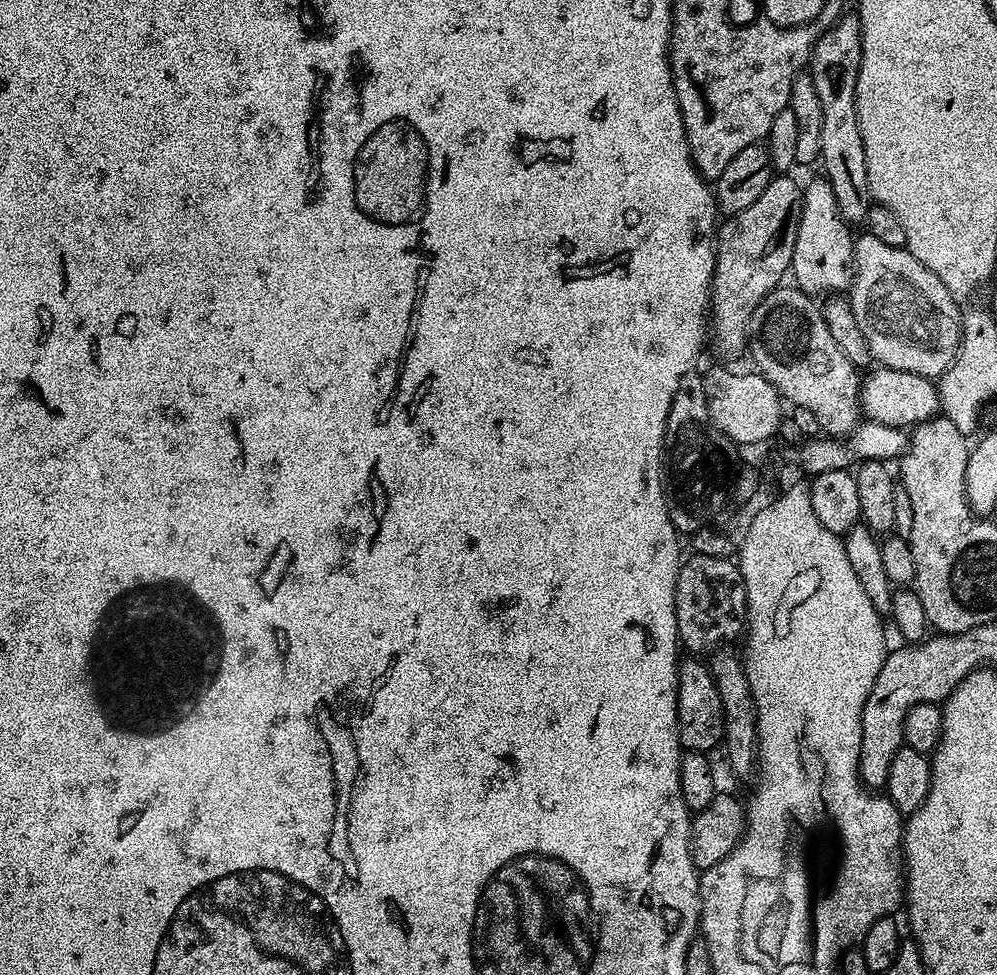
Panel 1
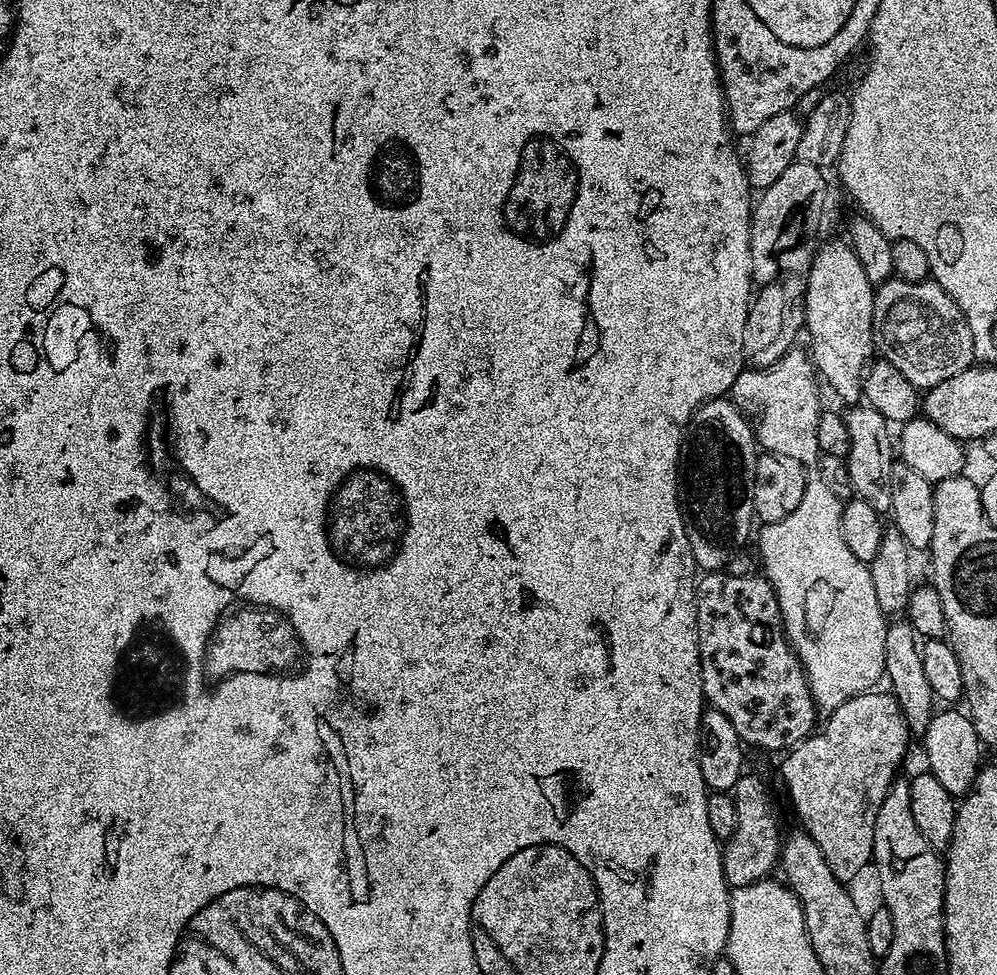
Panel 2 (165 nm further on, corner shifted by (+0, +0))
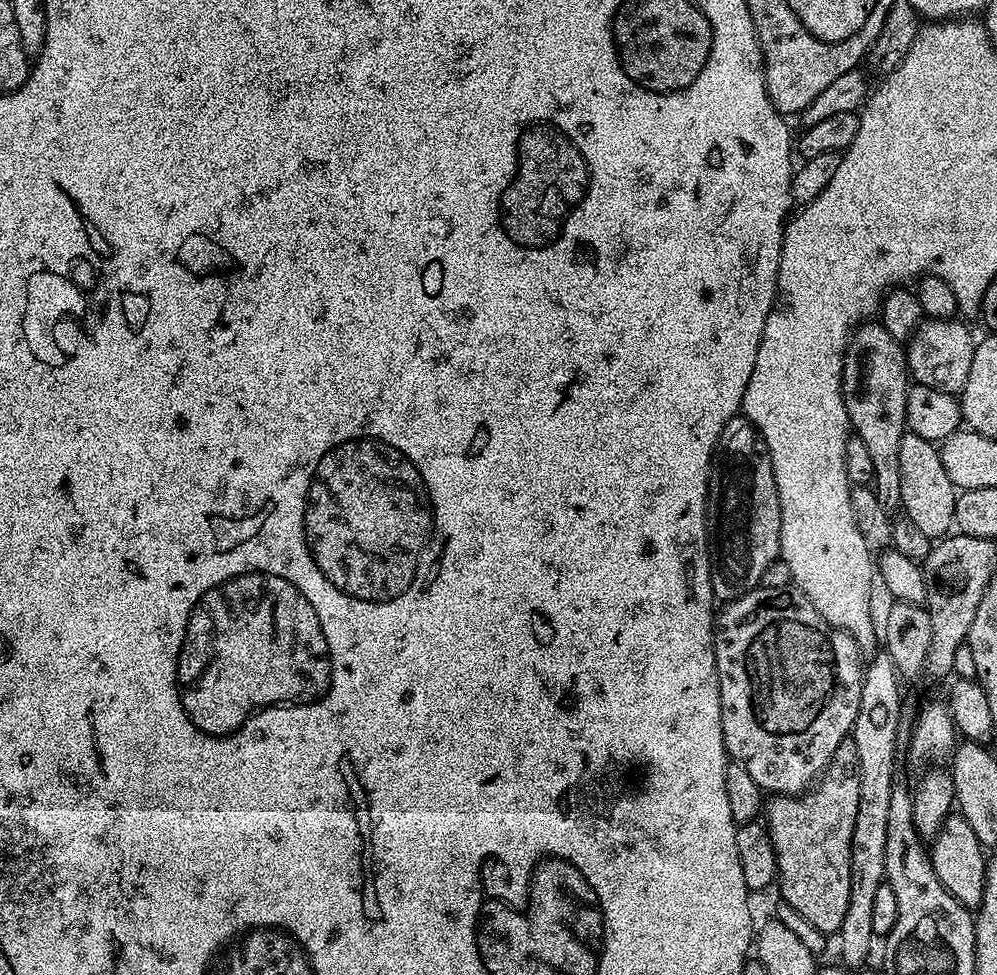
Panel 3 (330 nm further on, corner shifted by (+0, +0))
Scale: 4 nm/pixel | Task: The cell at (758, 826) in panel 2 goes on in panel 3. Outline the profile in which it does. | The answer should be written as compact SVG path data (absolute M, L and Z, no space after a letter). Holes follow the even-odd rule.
M859 775L852 776L828 776L815 785L814 790L809 790L798 796L778 796L773 795L772 800L766 804L766 827L772 845L776 851L776 870L778 873L778 889L780 888L779 899L783 903L794 906L794 910L798 910L798 914L802 914L802 918L807 918L813 926L818 926L818 930L822 930L826 934L839 933L842 922L846 922L846 910L850 910L850 846L854 838L854 818L858 818L858 798L860 794L860 778Z

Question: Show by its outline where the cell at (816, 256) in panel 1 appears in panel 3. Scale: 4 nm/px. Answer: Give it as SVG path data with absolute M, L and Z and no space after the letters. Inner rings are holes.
M865 322L853 331L850 337L850 348L856 351L856 365L852 362L844 366L844 401L848 411L848 422L851 431L862 442L866 442L866 451L874 461L874 489L876 496L888 514L900 508L900 471L898 470L898 446L902 446L902 438L906 431L904 422L906 412L906 398L910 387L910 373L908 371L908 357L901 341L895 340L879 322Z

